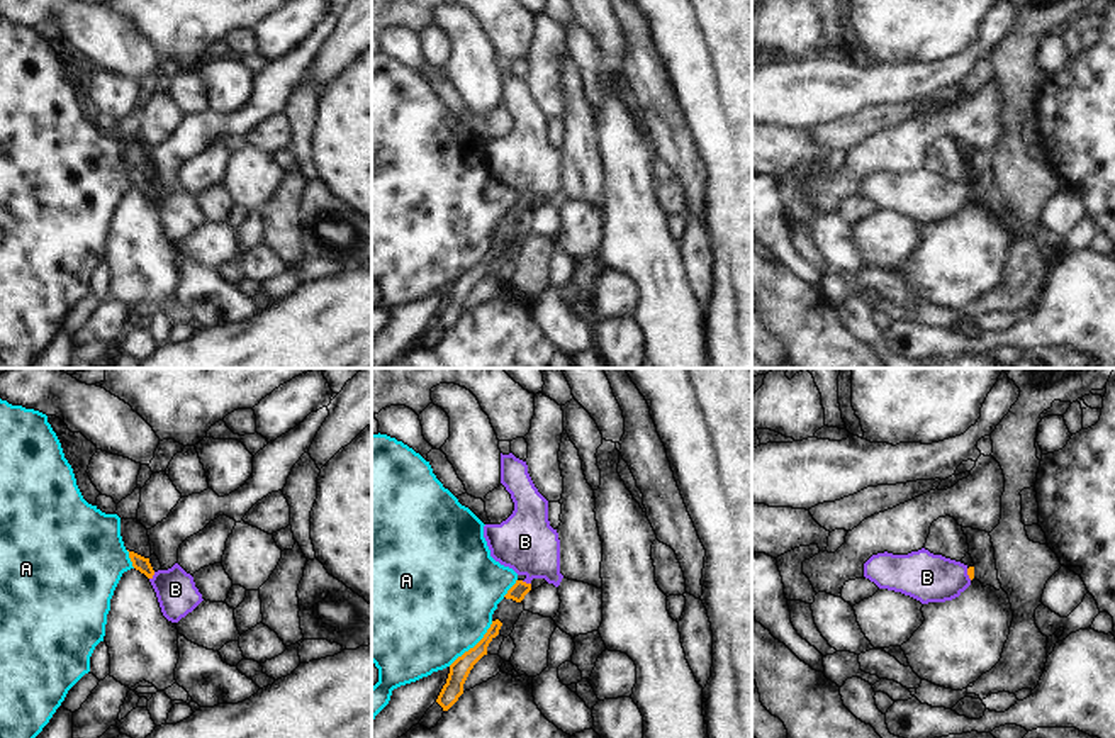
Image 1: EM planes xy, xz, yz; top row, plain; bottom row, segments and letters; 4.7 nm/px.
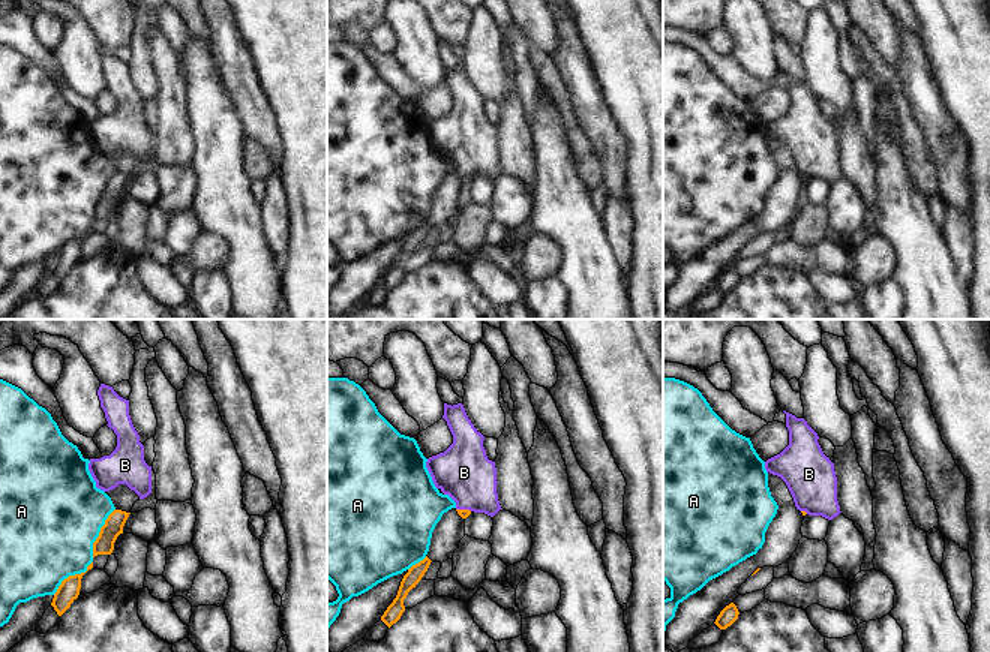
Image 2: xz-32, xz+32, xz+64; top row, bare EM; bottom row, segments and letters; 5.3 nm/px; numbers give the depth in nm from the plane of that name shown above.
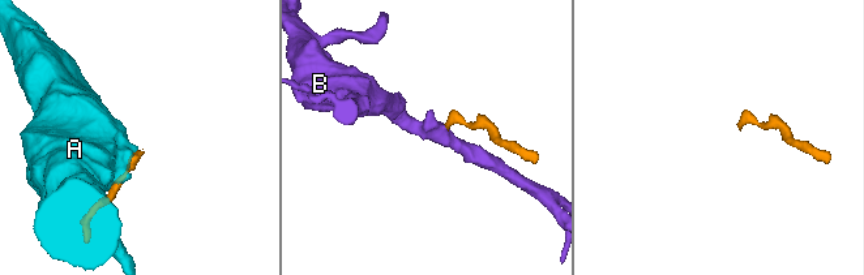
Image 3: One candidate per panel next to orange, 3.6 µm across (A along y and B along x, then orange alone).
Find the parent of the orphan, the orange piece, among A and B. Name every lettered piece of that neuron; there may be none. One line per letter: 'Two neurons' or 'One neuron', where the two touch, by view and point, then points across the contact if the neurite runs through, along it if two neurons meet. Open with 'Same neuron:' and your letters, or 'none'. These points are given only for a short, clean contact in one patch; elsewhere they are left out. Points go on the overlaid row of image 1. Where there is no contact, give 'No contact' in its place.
Same neuron: B
A: Two neurons. Touches orange at xz (474, 647)
B: One neuron. Touches orange at xy (153, 574). Path across: xy (141, 564), (153, 574), (175, 589).

